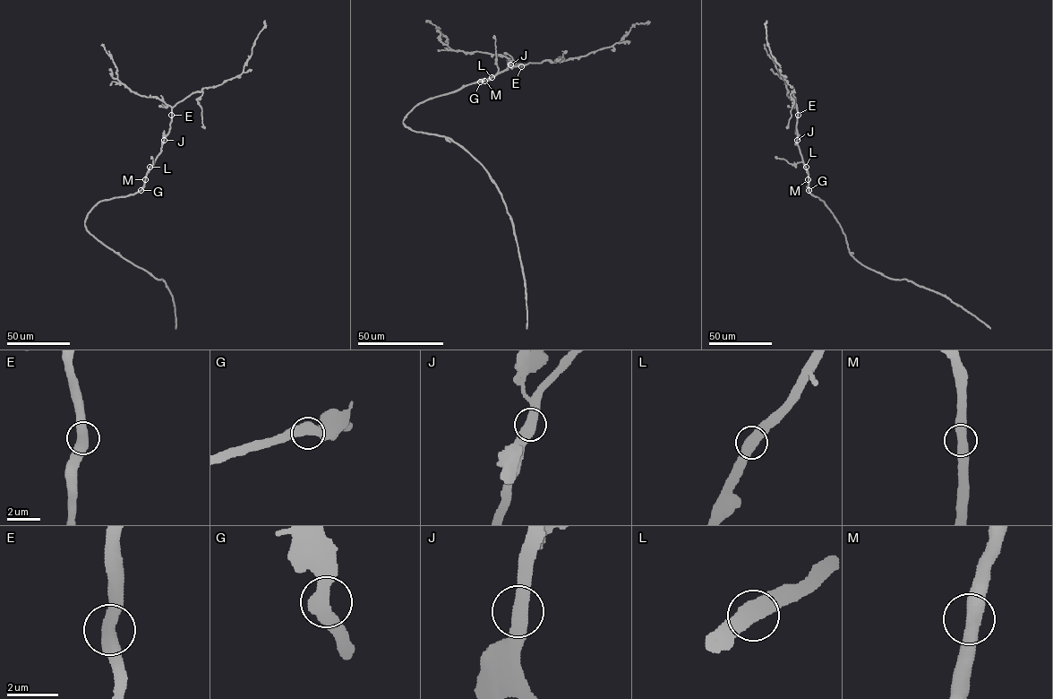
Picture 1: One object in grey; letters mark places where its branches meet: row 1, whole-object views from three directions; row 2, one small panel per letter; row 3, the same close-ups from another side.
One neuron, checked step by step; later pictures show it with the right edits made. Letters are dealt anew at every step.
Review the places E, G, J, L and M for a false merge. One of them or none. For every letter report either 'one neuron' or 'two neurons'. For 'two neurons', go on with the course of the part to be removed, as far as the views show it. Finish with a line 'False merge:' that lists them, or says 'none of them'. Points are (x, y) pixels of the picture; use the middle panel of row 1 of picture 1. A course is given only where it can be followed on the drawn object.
E: one neuron
G: one neuron
J: one neuron
L: one neuron
M: one neuron
False merge: none of them

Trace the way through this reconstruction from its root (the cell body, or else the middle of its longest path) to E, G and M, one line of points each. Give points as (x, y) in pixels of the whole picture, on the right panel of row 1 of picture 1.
E: (819, 198), (809, 190), (808, 174), (797, 142), (798, 115)
G: (819, 198), (809, 190)
M: (819, 198), (809, 193), (808, 179)

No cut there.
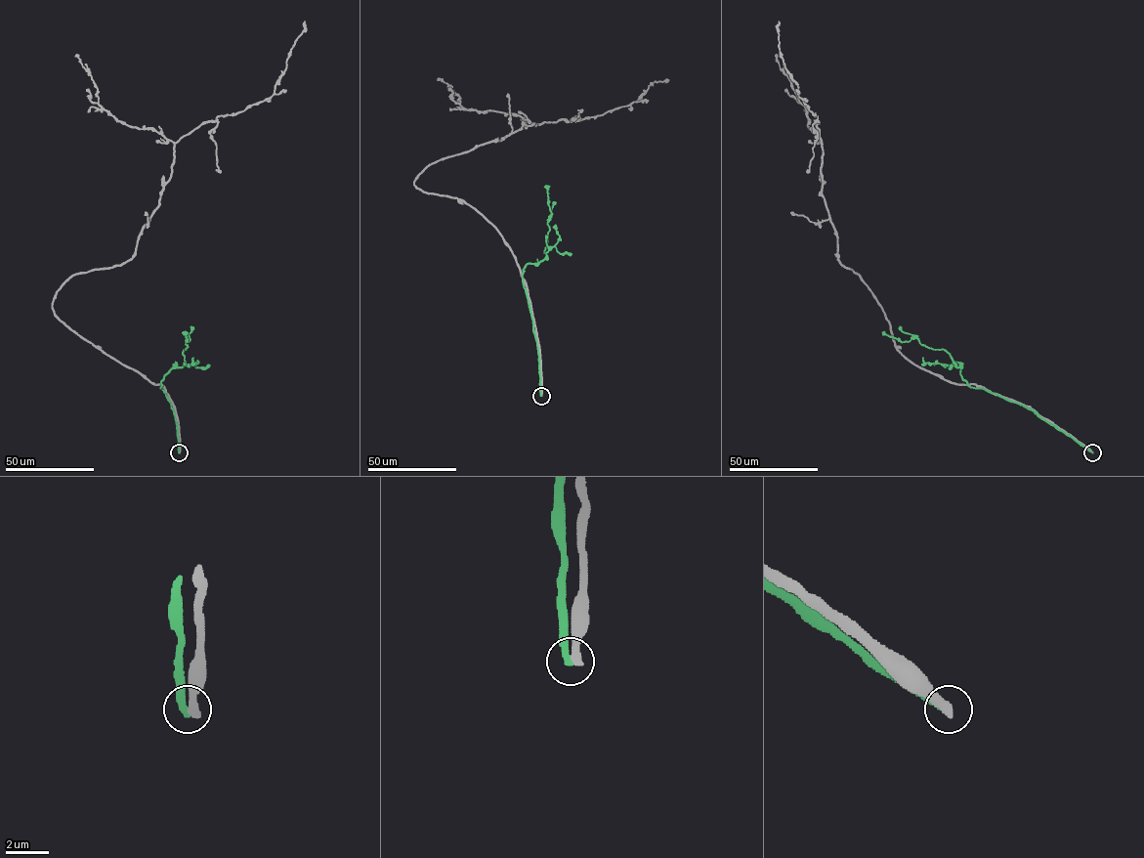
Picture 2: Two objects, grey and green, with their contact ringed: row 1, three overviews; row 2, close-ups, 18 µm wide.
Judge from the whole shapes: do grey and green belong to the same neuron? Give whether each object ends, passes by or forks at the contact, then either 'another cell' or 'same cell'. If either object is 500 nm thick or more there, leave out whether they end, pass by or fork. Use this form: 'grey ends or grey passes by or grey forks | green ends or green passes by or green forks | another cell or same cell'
grey ends | green ends | another cell

